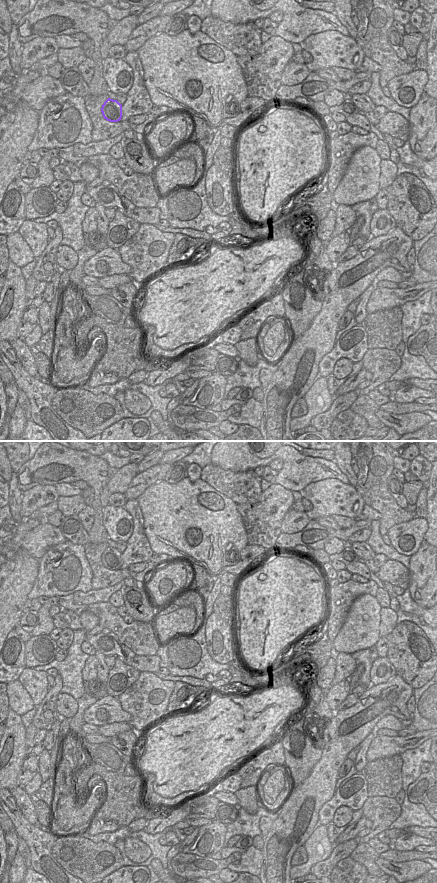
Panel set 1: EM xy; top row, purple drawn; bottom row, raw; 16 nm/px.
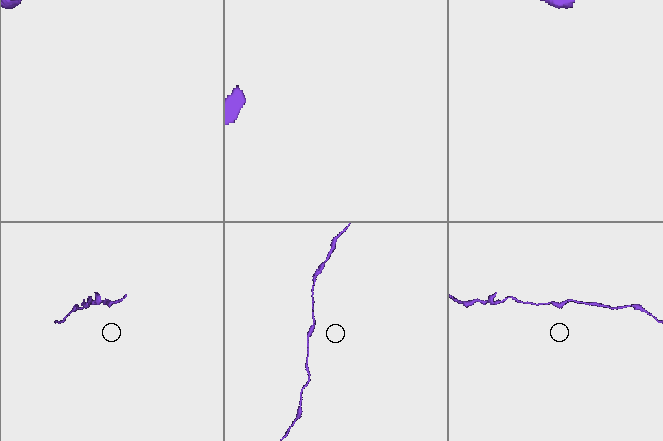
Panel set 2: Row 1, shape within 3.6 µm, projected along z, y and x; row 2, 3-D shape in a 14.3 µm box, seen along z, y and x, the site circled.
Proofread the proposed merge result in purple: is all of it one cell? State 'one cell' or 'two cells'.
two cells

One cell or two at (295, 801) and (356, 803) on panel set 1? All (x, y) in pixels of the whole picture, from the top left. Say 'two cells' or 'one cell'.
two cells

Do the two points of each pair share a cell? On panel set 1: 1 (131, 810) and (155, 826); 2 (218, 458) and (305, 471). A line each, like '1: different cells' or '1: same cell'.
1: different cells
2: same cell

